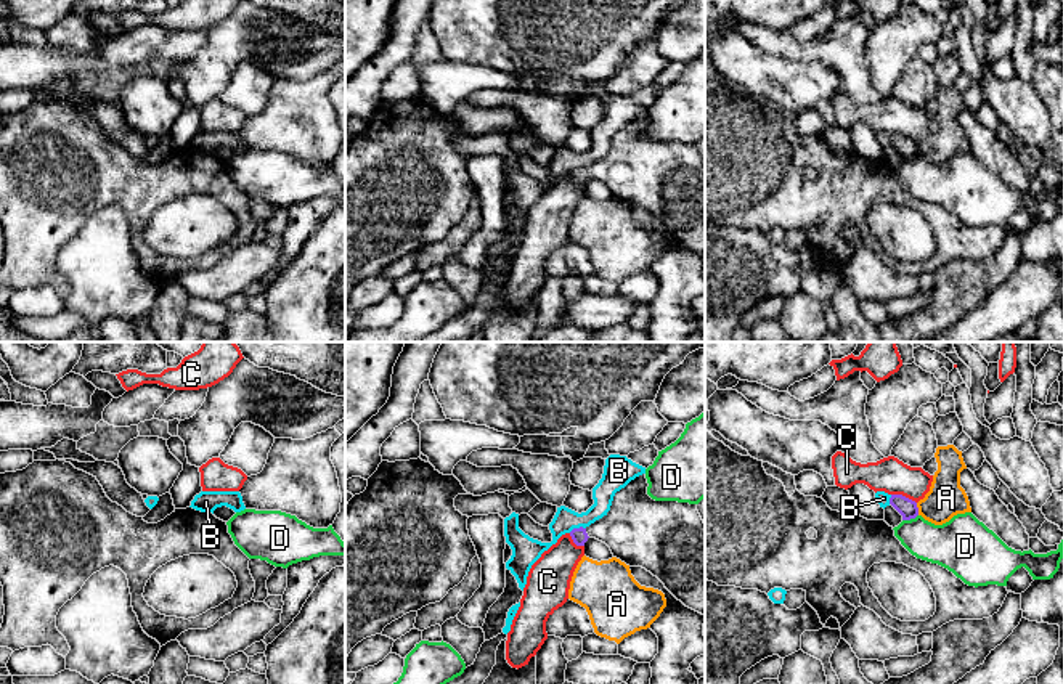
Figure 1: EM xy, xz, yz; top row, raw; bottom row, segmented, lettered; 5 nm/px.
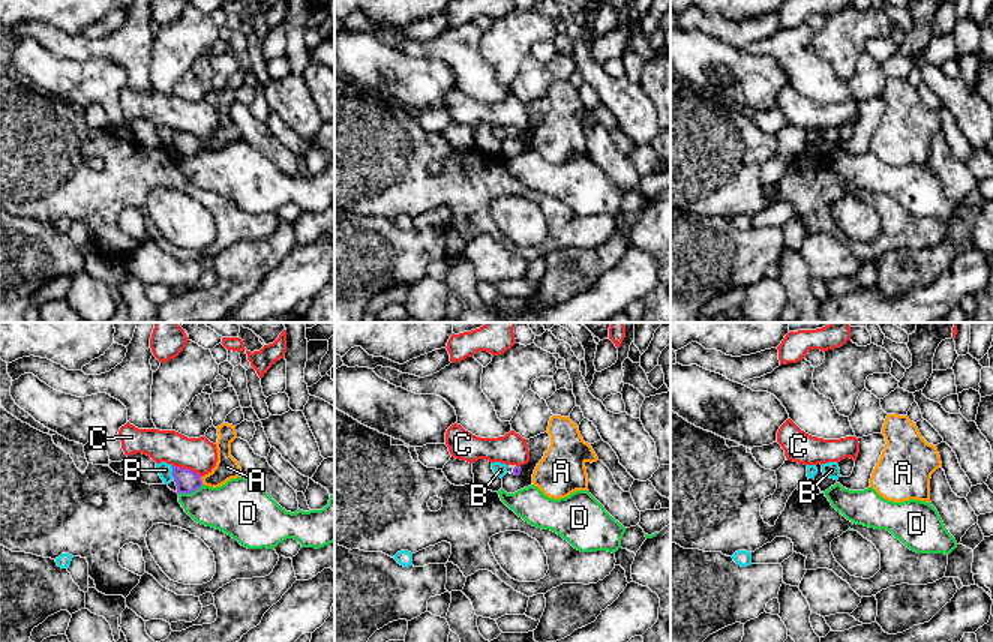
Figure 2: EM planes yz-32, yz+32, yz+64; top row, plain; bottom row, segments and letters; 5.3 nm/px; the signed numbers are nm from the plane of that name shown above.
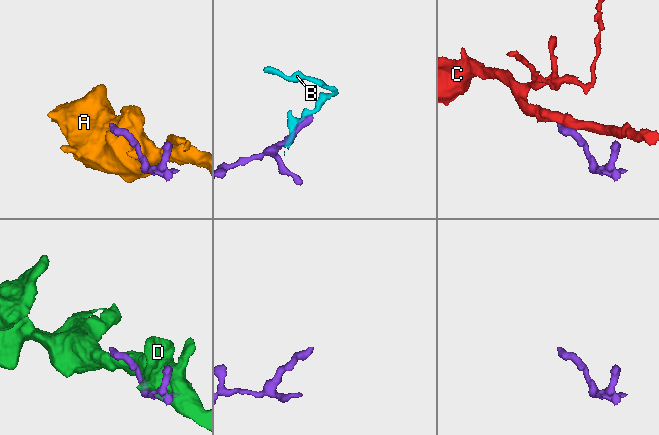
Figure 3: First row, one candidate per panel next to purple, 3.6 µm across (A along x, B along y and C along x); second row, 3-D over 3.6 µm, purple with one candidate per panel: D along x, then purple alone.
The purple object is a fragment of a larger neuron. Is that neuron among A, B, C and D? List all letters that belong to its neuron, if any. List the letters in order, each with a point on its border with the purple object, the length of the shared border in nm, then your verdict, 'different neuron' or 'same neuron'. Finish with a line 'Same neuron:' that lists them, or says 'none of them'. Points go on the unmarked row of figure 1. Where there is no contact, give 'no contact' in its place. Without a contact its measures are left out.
A: contact yz (917, 150); length 70 nm; different neuron
B: contact xz (577, 169); length 90 nm; different neuron
C: contact yz (904, 137); length 140 nm; different neuron
D: contact yz (909, 159); length 90 nm; different neuron
Same neuron: none of them

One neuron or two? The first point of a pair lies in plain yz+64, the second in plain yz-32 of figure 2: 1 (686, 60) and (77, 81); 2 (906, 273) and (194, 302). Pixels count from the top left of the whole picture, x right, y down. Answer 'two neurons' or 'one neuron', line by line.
1: one neuron
2: one neuron

